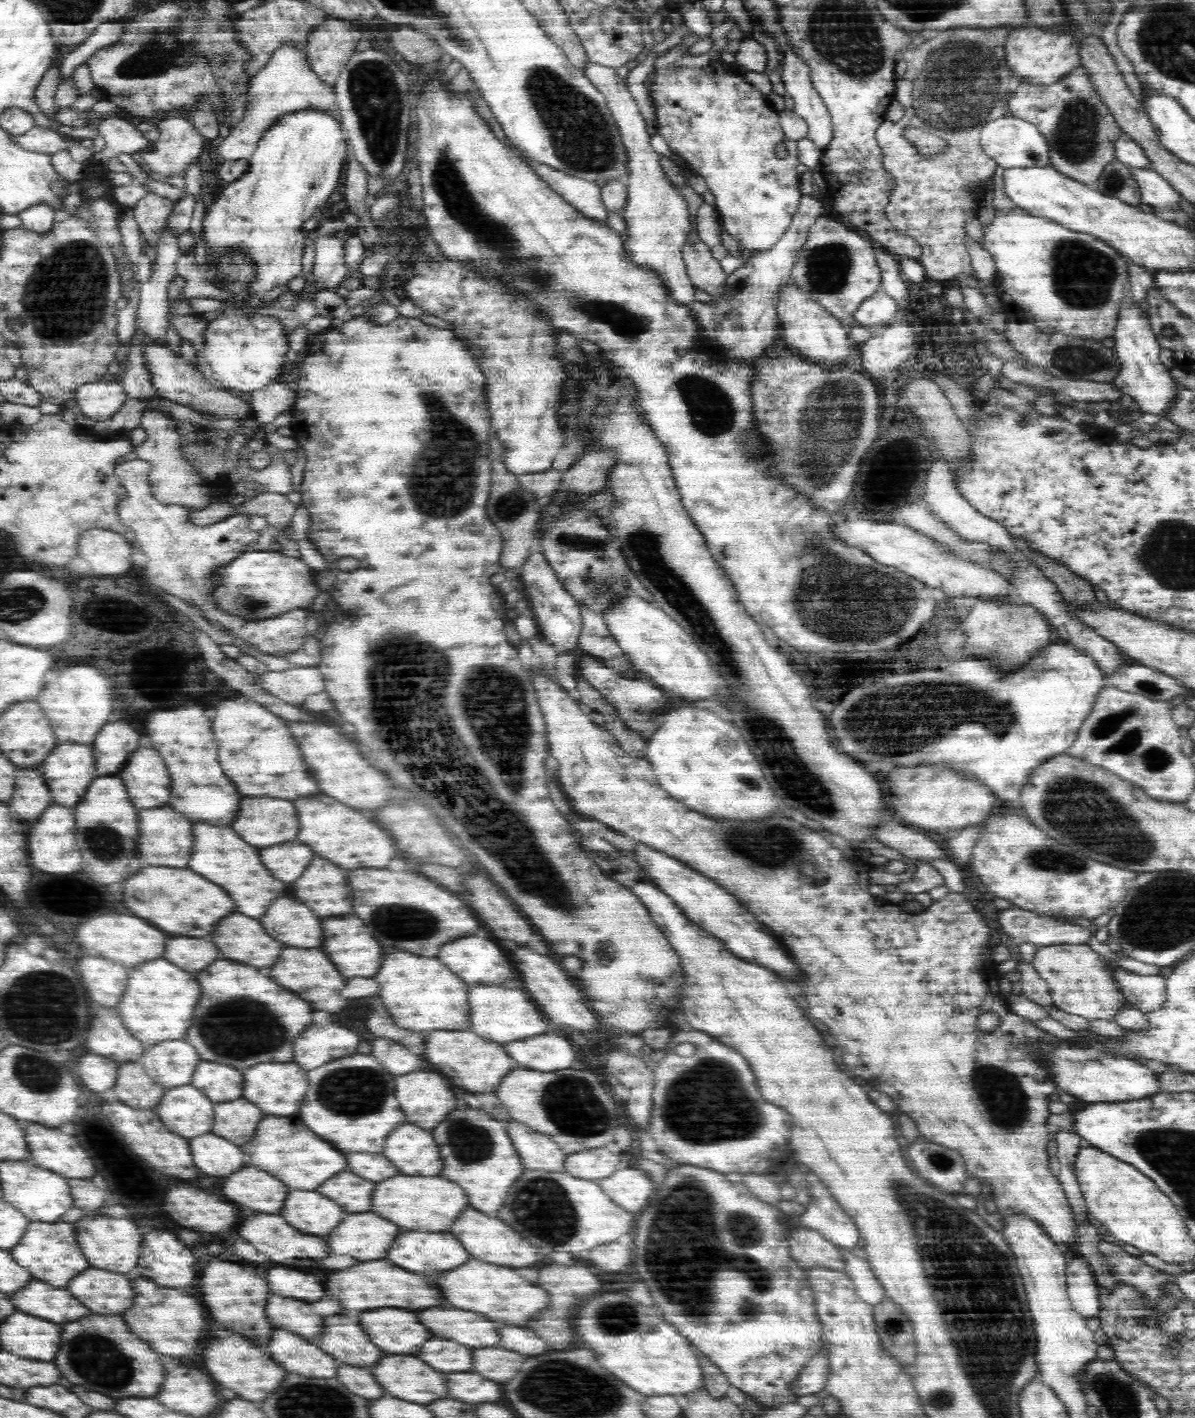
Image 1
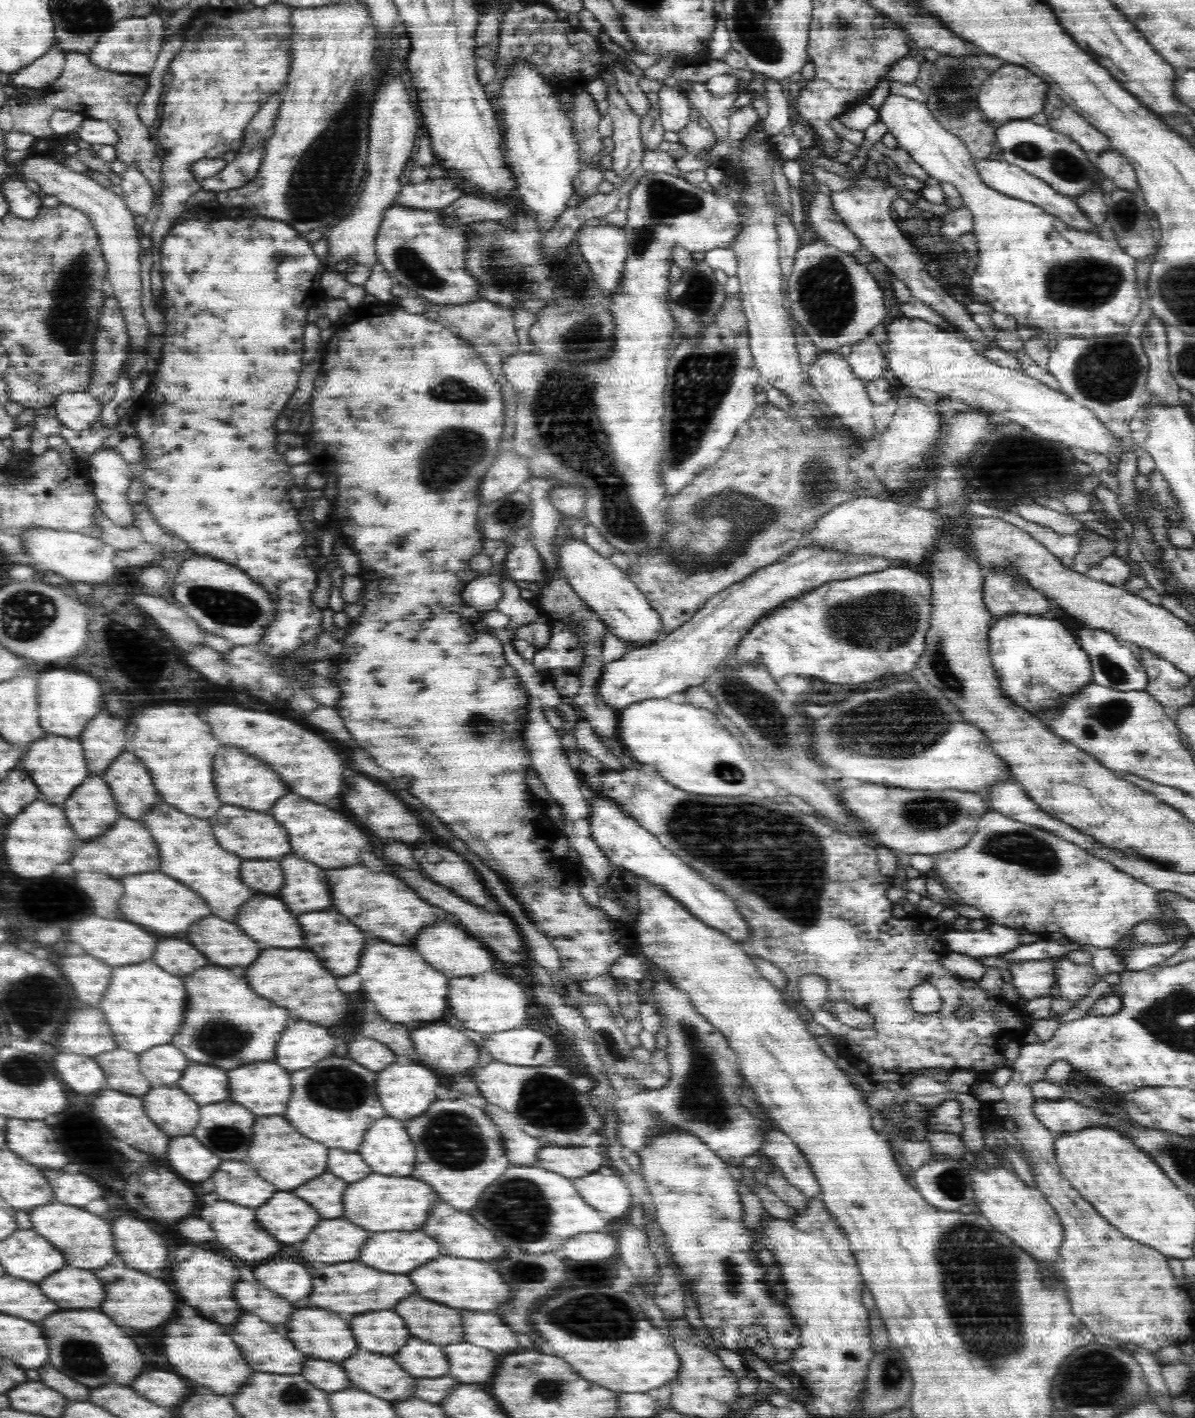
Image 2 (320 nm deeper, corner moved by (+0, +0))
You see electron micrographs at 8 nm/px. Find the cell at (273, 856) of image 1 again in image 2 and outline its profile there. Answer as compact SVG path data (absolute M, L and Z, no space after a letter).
M244 860L242 880L260 892L276 892L284 886L284 876L278 860Z

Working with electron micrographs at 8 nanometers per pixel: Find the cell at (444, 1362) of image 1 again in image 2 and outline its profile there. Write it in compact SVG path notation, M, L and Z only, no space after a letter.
M412 1338L406 1348L400 1348L394 1354L394 1360L398 1360L402 1368L418 1378L436 1378L448 1372L448 1358L444 1350L418 1338Z

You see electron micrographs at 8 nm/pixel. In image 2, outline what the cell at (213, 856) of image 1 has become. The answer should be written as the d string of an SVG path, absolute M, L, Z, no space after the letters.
M158 804L150 808L142 820L150 824L150 832L154 832L154 840L158 840L158 850L162 856L160 870L168 876L174 876L176 880L182 880L188 888L194 888L194 892L198 892L206 904L210 904L212 914L222 916L222 920L234 920L238 906L252 898L254 892L248 890L238 878L242 864L238 862L240 858L218 846L208 819L186 816L168 804Z

